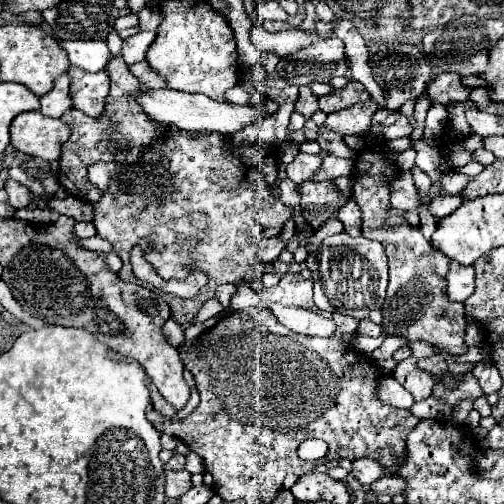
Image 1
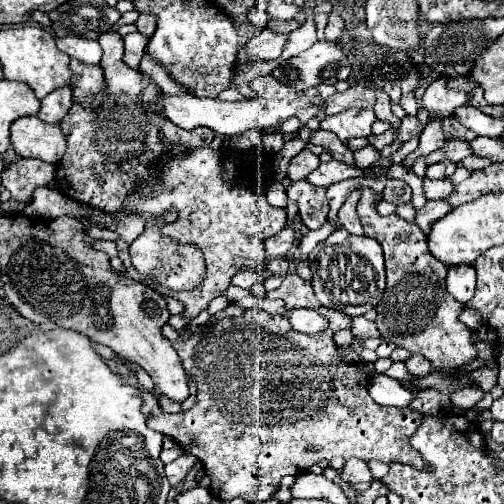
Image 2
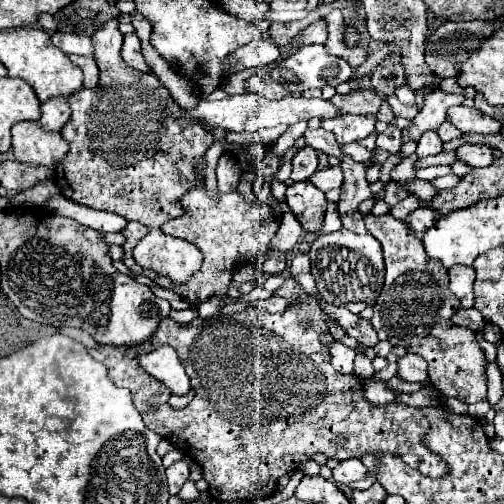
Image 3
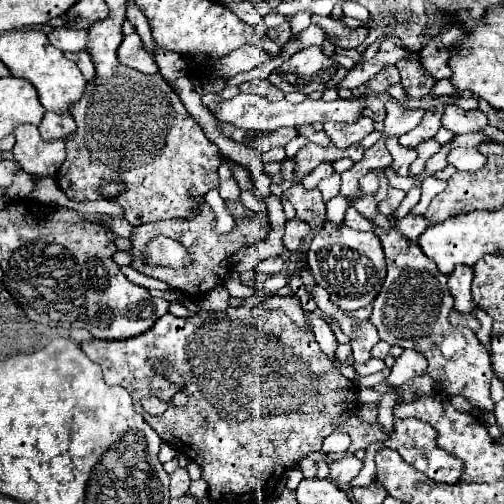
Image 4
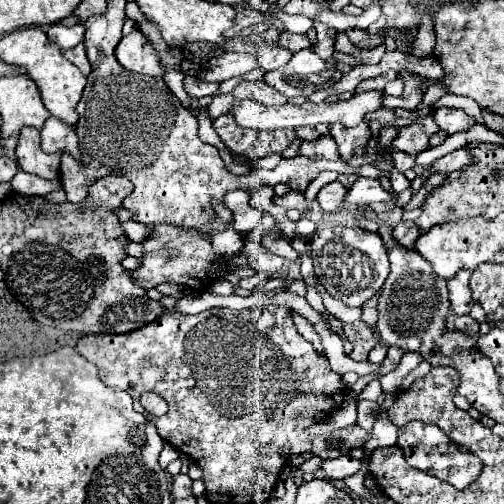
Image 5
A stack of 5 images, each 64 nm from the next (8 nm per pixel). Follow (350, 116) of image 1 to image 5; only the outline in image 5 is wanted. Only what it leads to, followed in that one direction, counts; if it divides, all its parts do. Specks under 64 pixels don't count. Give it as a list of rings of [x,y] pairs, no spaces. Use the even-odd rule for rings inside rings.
[[[364,120],[364,124],[360,124],[356,128],[346,128],[346,126],[334,128],[334,140],[338,144],[338,152],[340,152],[342,160],[350,160],[352,150],[356,146],[366,146],[370,136],[372,136],[372,132],[370,132],[370,126],[366,120]]]

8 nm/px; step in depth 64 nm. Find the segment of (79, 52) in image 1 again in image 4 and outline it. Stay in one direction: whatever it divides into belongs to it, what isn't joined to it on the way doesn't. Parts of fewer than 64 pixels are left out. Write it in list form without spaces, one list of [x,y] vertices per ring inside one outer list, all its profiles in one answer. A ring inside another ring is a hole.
[[[56,28],[48,34],[48,40],[52,46],[60,48],[62,52],[80,52],[88,46],[88,34],[84,30],[68,30],[68,28]]]

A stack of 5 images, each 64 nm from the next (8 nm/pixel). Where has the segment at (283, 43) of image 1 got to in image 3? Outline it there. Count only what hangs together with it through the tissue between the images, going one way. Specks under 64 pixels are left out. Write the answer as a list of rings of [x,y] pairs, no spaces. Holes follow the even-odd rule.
[[[258,38],[250,44],[238,48],[232,56],[228,56],[228,74],[234,74],[242,68],[258,68],[270,62],[276,62],[280,56],[280,46],[274,38]]]

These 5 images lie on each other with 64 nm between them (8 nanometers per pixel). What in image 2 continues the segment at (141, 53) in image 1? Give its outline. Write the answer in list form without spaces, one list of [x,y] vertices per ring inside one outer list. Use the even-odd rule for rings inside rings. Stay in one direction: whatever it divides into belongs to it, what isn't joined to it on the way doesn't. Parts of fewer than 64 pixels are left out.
[[[140,32],[124,36],[124,62],[130,68],[138,68],[142,56],[144,56],[146,44],[148,44],[148,38],[144,34],[140,34]]]

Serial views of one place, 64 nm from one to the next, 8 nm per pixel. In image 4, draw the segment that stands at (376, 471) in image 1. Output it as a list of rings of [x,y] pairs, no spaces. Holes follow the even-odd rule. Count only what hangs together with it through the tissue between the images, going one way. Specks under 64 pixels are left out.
[[[342,458],[338,462],[330,464],[330,478],[336,484],[348,484],[352,478],[356,478],[362,470],[362,462],[358,458]]]

